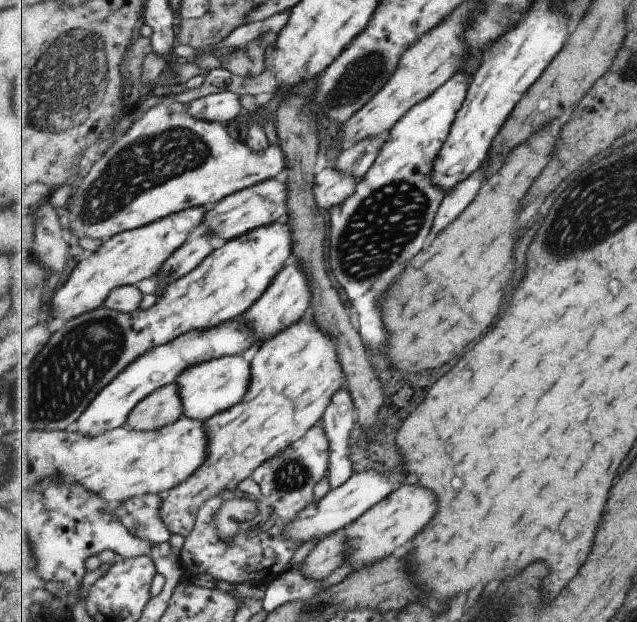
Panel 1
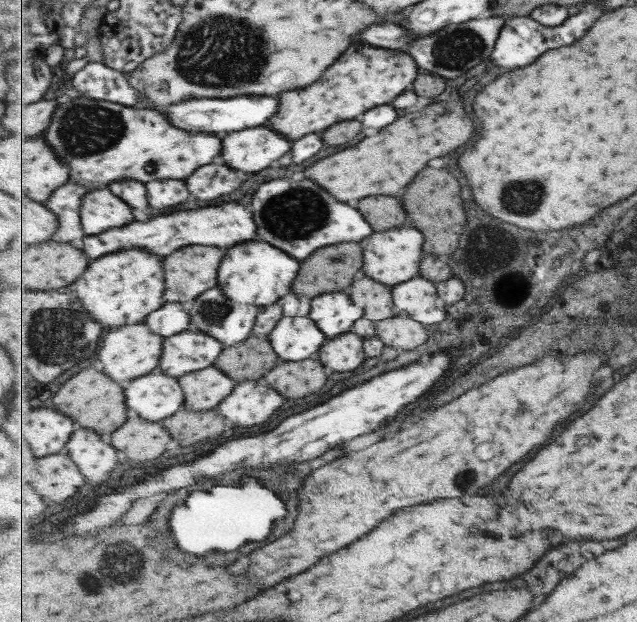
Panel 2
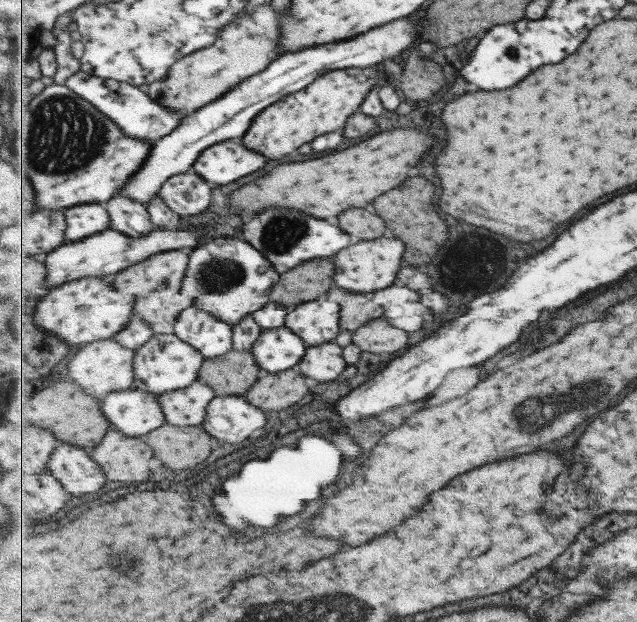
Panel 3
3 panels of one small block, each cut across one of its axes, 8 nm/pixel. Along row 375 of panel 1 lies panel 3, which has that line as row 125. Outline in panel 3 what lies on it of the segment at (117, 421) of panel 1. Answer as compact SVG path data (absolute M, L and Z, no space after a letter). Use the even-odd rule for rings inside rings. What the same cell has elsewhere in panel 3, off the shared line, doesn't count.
M80 70L67 79L66 85L79 96L89 99L91 104L99 107L99 110L111 117L127 135L131 135L133 138L155 143L173 133L175 128L181 124L181 120L186 118L185 113L177 113L177 111L161 105L159 101L155 101L149 94L145 94L143 90L139 90L131 83L101 78L99 75L87 74L87 72Z

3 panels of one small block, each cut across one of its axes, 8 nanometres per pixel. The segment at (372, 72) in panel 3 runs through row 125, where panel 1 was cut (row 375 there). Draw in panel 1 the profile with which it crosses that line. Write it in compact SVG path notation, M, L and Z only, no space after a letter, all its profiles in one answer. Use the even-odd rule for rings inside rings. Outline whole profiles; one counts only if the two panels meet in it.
M314 318L307 322L293 324L275 338L264 341L252 358L253 382L249 384L249 390L246 393L249 396L245 396L239 404L235 404L229 410L219 412L213 418L204 421L207 436L209 436L209 456L207 456L205 464L190 478L163 494L161 516L163 516L163 522L169 528L169 532L172 535L188 537L191 530L195 530L197 512L206 500L226 490L234 491L239 482L252 477L253 472L263 462L281 454L283 450L302 439L311 428L320 424L333 396L341 388L347 387L345 372L341 368L343 366L339 362L339 352L337 352L335 340L317 326Z

